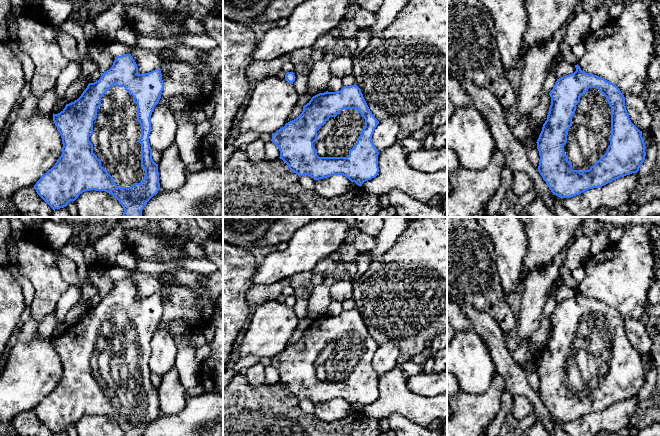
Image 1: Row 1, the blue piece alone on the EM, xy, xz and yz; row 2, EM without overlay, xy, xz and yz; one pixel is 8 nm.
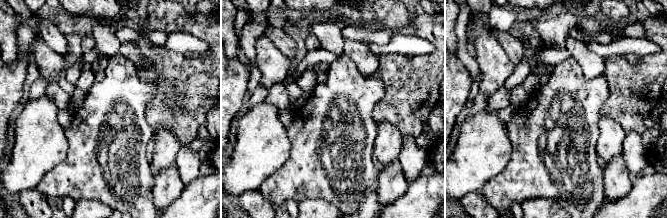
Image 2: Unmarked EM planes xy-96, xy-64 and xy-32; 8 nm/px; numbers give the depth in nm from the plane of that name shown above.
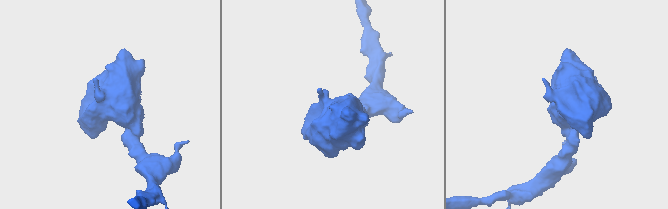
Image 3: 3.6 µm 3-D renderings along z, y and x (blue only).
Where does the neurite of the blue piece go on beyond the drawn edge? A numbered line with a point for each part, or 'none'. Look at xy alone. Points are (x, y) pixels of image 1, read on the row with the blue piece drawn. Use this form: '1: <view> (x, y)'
1: xy (116, 131)

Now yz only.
1: yz (588, 138)

